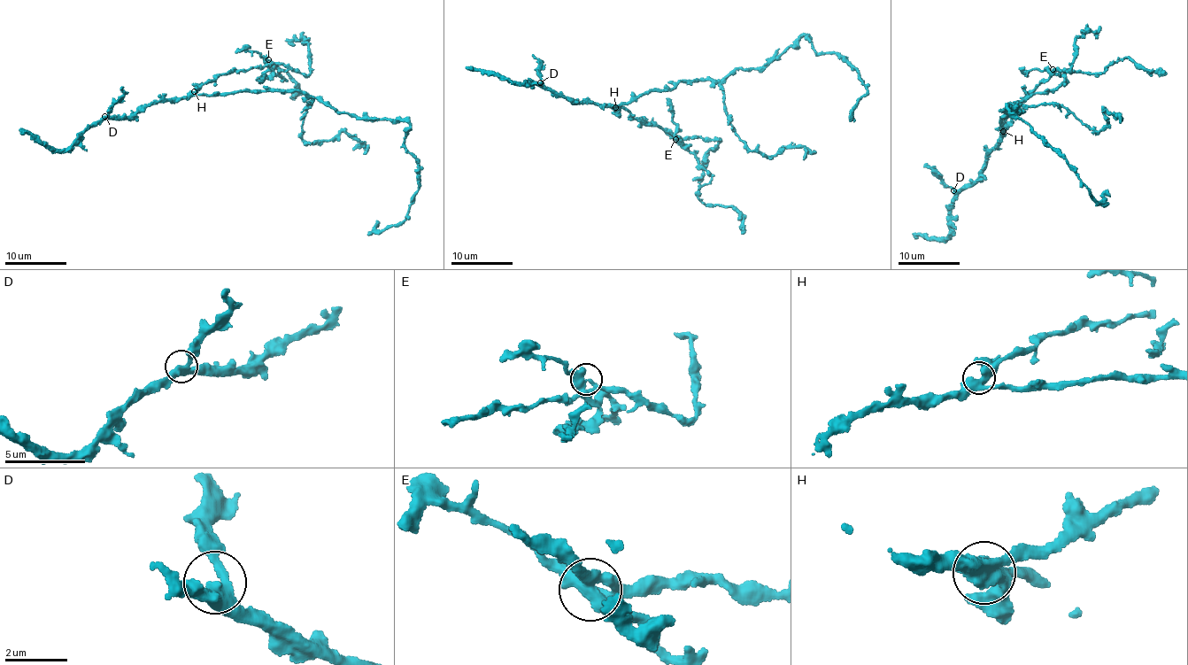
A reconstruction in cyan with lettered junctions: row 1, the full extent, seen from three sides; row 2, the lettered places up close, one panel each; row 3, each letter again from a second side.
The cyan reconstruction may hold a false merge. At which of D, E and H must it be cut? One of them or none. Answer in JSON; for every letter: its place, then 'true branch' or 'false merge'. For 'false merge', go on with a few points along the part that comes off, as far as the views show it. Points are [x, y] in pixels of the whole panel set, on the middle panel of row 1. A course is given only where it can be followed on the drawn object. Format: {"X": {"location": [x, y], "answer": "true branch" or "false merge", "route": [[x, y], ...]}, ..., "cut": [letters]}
{"D": {"location": [540, 82], "answer": "true branch"}, "E": {"location": [675, 139], "answer": "false merge", "route": [[674, 139], [682, 143], [712, 177], [701, 187], [700, 200], [728, 205], [740, 214], [744, 234]]}, "H": {"location": [615, 107], "answer": "true branch"}, "cut": ["E"]}

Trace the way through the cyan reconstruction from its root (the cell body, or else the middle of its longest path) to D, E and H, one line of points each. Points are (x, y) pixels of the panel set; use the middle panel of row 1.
D: (674, 88), (649, 89), (628, 102), (606, 105), (576, 102), (563, 95), (551, 94), (540, 82)
E: (674, 88), (649, 89), (617, 106), (628, 109), (634, 119), (671, 131), (674, 139)
H: (674, 88), (649, 89), (615, 107)

